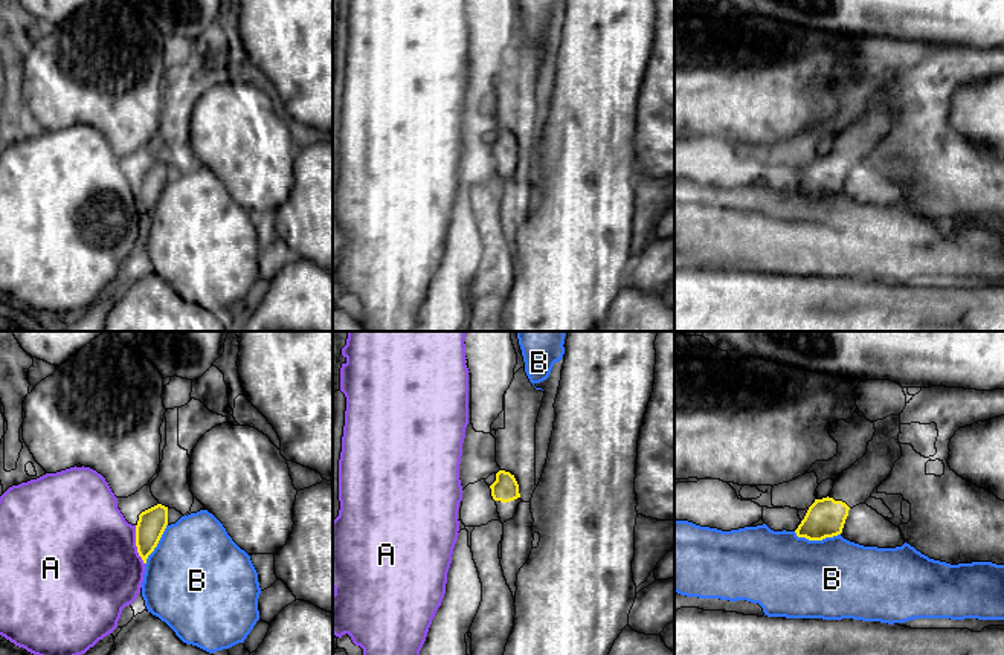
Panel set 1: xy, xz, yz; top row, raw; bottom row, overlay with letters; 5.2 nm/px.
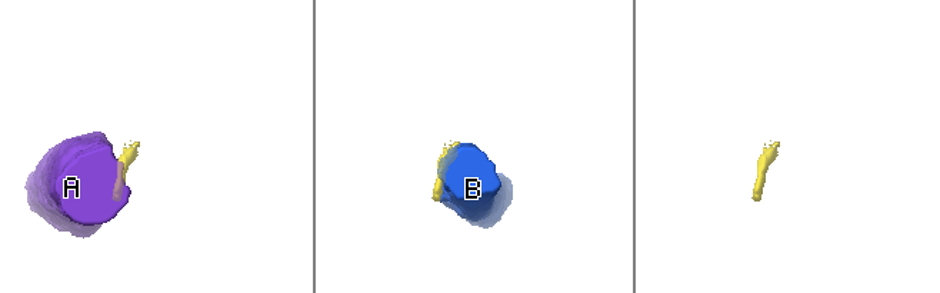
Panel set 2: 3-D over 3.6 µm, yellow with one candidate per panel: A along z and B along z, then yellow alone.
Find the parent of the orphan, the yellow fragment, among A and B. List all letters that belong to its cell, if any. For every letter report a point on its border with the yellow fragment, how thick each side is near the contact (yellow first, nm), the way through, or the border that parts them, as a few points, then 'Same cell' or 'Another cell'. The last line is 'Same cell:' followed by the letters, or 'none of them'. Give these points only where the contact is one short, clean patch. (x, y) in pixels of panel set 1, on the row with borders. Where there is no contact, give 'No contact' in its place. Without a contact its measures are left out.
A: Touches yellow at xy (136, 545). Thickness 150 nm (yellow) against 500 nm. Boundary: xy (135, 525), (135, 545), (144, 564). Another cell
B: Touches yellow at yz (817, 539). Thickness 200 nm (yellow) against 440 nm. Another cell
Same cell: none of them

